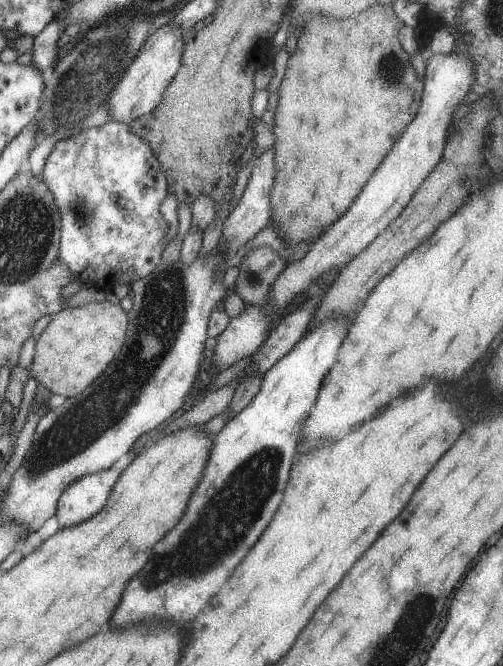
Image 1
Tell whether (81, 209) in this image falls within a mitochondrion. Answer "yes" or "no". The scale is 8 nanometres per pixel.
yes

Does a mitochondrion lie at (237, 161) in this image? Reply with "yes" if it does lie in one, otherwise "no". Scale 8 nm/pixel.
no

